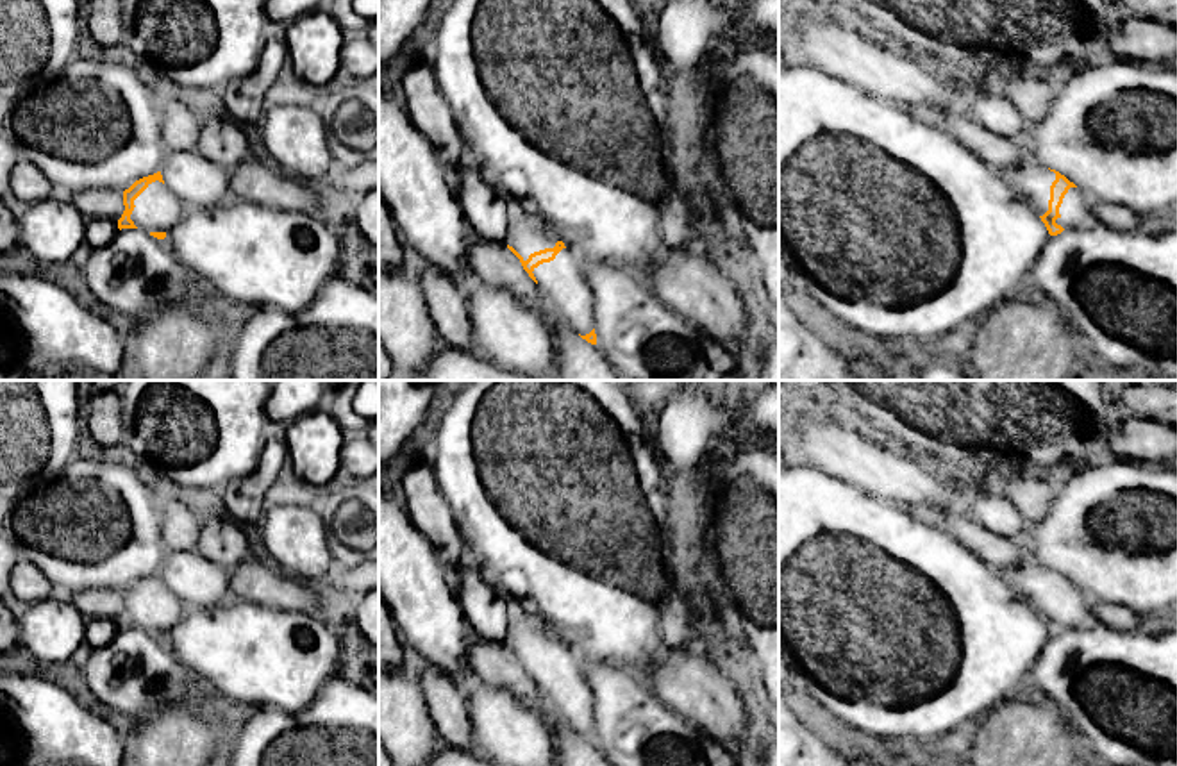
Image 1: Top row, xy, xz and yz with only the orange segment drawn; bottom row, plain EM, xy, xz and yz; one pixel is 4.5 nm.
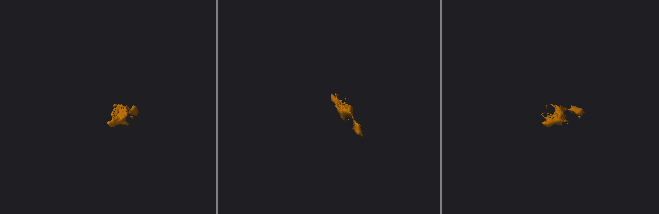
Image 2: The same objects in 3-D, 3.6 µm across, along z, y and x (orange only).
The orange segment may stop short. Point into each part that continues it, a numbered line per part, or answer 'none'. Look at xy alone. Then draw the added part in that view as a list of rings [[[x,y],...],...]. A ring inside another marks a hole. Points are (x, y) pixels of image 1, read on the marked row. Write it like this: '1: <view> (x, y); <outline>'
1: xy (158, 209); [[[155,180],[134,200],[130,220],[145,232],[168,232],[186,216],[186,204]]]

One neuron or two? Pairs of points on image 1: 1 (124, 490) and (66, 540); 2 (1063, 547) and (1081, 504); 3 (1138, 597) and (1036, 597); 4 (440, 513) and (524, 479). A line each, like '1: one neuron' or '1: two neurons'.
1: one neuron
2: one neuron
3: two neurons
4: two neurons

